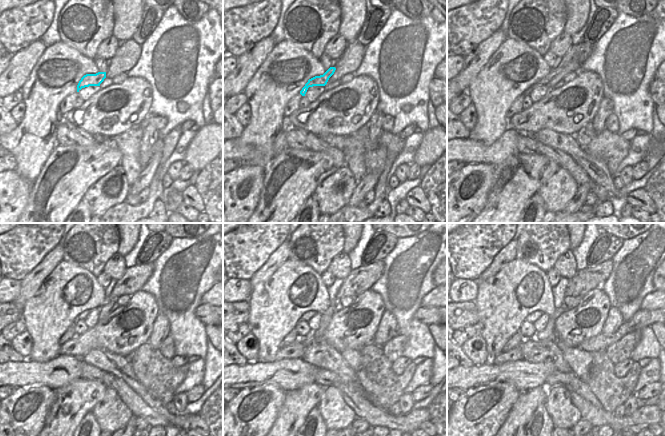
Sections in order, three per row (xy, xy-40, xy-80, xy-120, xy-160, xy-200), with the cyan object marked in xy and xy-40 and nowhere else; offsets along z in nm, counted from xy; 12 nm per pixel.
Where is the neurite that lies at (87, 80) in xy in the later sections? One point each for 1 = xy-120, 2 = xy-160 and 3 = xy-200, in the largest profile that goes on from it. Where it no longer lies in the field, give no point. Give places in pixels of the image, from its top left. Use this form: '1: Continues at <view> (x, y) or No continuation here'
1: Continues at xy-120 (133, 279)
2: Continues at xy-160 (361, 279)
3: Continues at xy-200 (592, 277)

